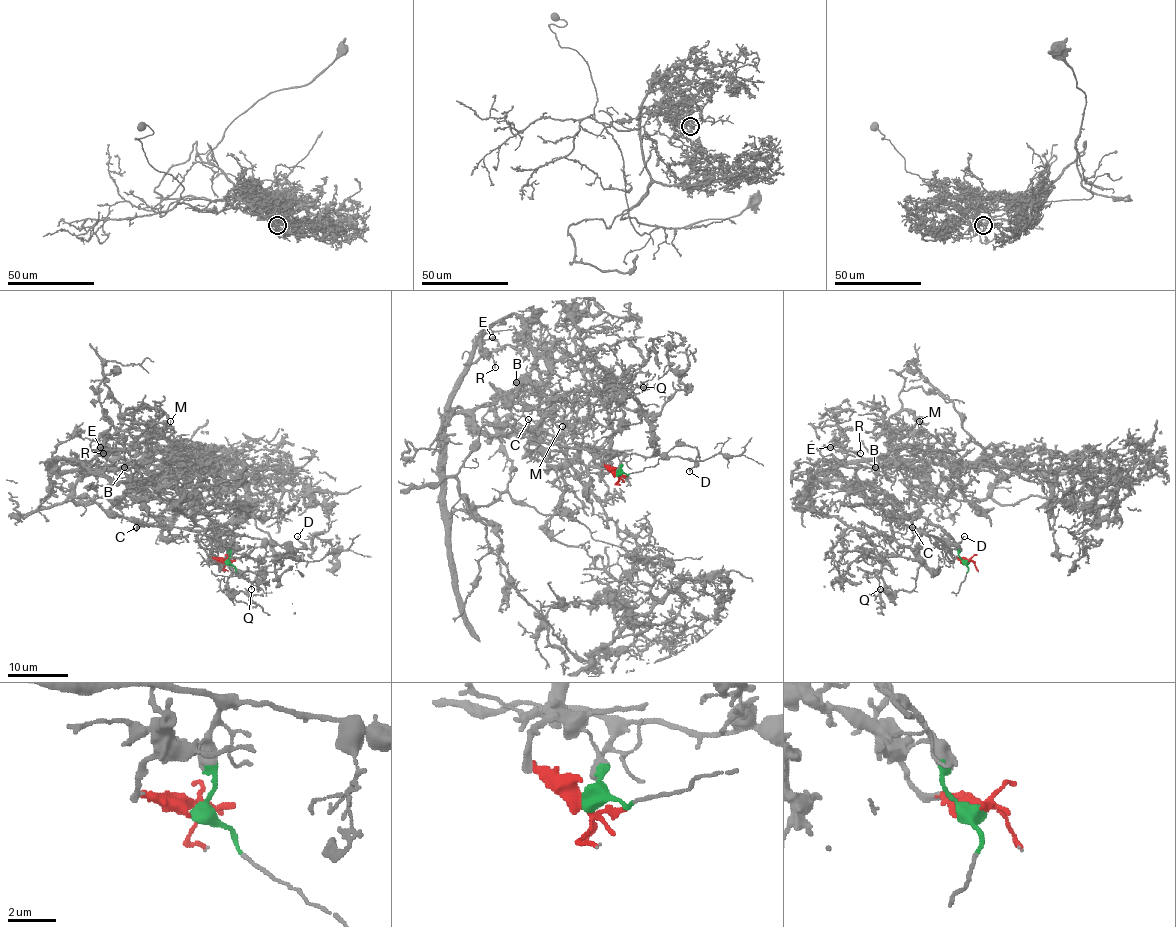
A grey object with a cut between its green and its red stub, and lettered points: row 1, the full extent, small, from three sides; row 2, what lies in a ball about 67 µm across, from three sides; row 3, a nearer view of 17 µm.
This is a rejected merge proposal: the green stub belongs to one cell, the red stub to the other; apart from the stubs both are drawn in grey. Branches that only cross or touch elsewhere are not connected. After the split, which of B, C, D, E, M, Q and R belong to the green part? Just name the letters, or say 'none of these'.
C, D

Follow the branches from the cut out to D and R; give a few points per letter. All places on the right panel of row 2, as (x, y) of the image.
D: (967, 560), (958, 555), (958, 545), (948, 534), (949, 539), (939, 548), (948, 549), (964, 536)
R: (967, 560), (847, 492), (853, 488), (846, 482), (807, 482), (861, 458), (847, 450), (861, 453)

